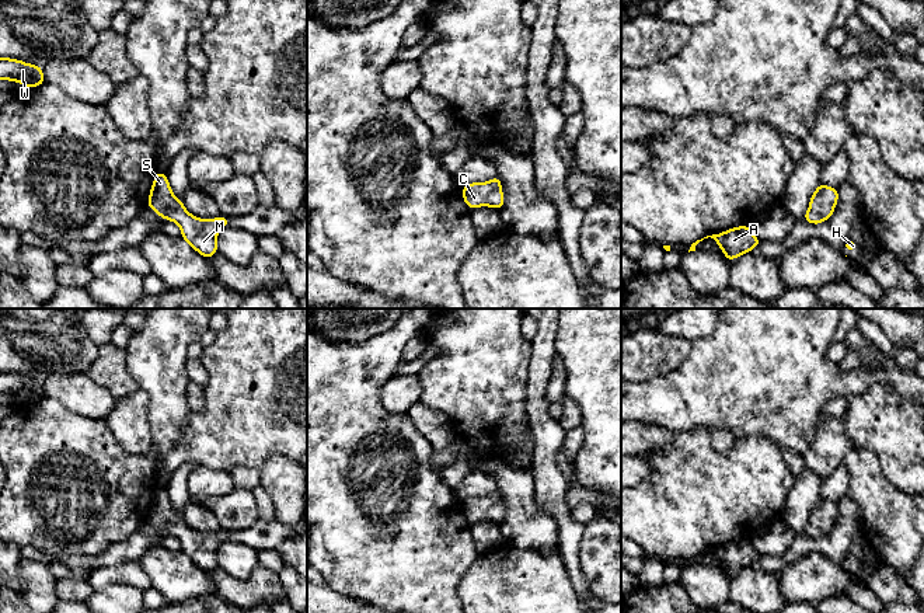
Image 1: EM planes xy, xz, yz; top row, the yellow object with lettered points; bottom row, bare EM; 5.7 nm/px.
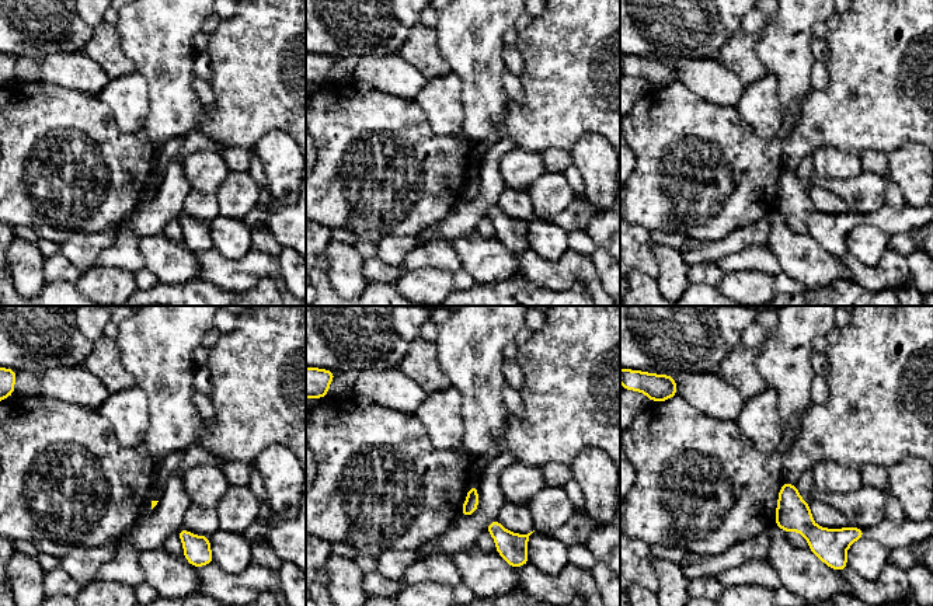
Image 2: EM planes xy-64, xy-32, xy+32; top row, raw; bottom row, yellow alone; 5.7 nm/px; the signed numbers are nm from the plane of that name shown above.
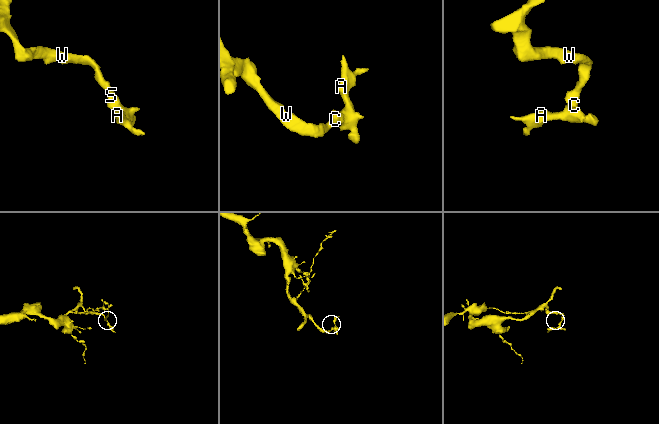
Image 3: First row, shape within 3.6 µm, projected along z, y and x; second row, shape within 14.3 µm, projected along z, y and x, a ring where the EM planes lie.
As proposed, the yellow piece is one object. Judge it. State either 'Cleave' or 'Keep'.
Keep

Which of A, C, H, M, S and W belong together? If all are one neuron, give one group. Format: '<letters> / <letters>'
A C H M S W

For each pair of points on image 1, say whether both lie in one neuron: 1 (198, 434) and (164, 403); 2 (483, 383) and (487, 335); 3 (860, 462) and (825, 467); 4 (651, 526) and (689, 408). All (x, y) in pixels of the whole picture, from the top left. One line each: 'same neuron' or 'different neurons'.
1: different neurons
2: same neuron
3: different neurons
4: different neurons

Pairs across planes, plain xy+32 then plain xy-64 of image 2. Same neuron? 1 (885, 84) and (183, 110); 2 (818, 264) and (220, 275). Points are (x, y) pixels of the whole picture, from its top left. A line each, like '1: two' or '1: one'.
1: two
2: two

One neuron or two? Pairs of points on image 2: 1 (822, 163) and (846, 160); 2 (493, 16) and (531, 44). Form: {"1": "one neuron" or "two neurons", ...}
{"1": "one neuron", "2": "two neurons"}

